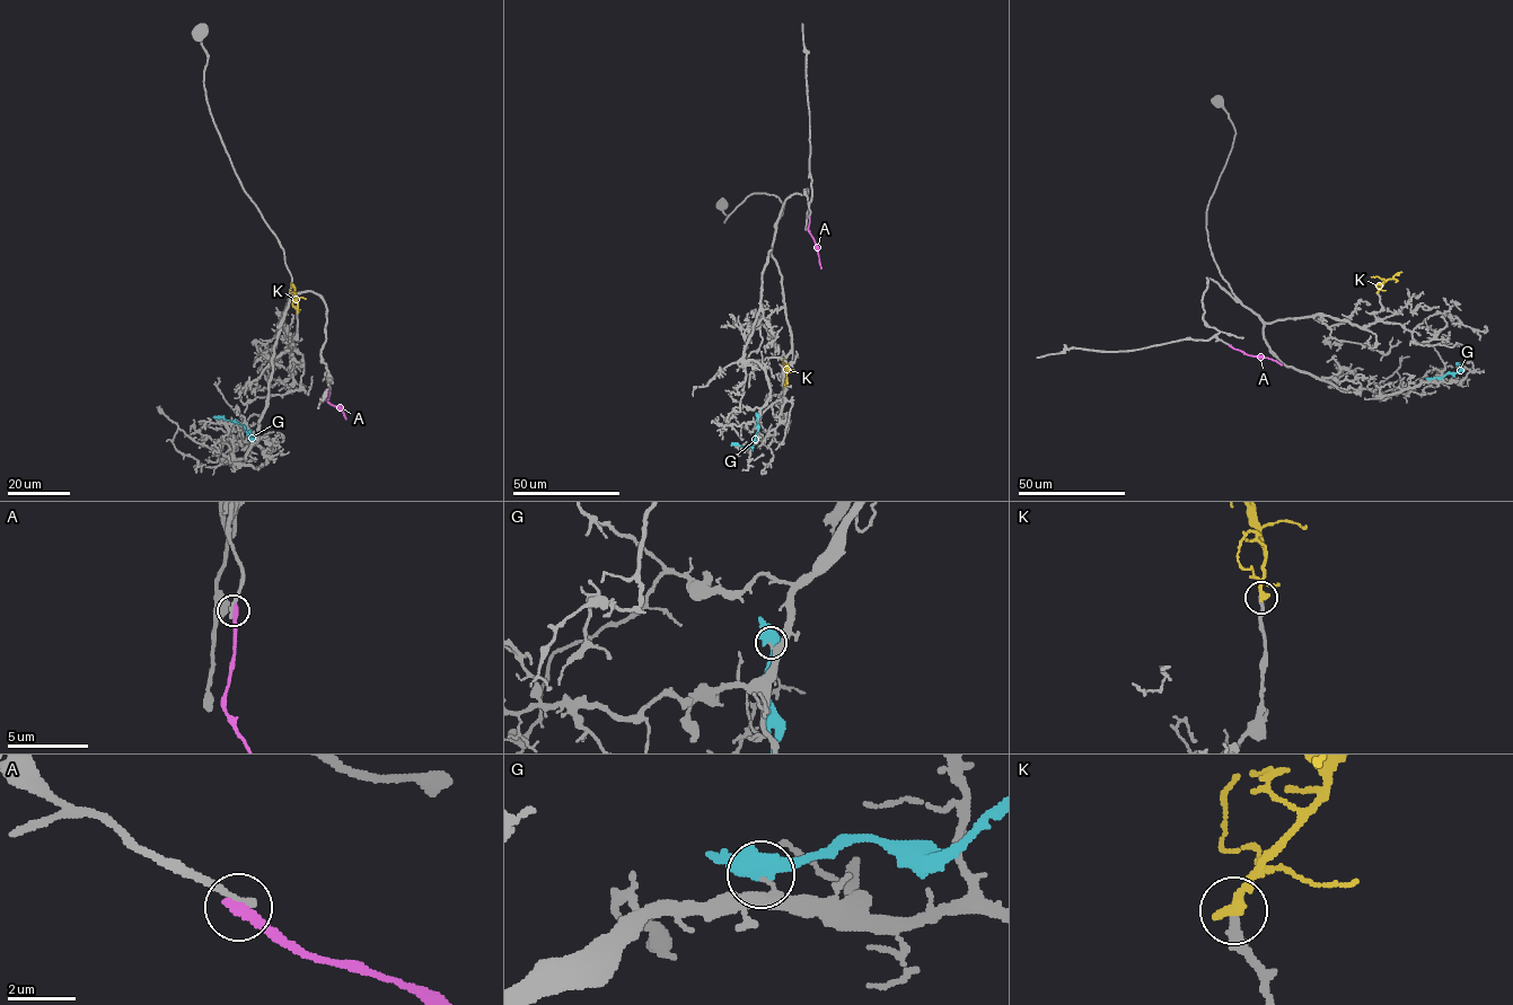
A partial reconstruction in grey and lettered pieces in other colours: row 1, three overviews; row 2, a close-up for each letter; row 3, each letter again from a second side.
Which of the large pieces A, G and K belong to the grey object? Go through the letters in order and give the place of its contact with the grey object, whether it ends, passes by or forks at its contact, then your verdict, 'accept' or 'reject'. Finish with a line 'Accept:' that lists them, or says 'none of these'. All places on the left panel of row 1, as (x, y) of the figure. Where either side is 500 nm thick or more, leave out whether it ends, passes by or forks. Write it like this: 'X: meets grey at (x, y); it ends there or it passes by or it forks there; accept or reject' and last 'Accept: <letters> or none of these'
A: meets grey at (328, 390); it ends there; reject
G: meets grey at (252, 441); reject
K: meets grey at (297, 313); it ends there; accept
Accept: K

